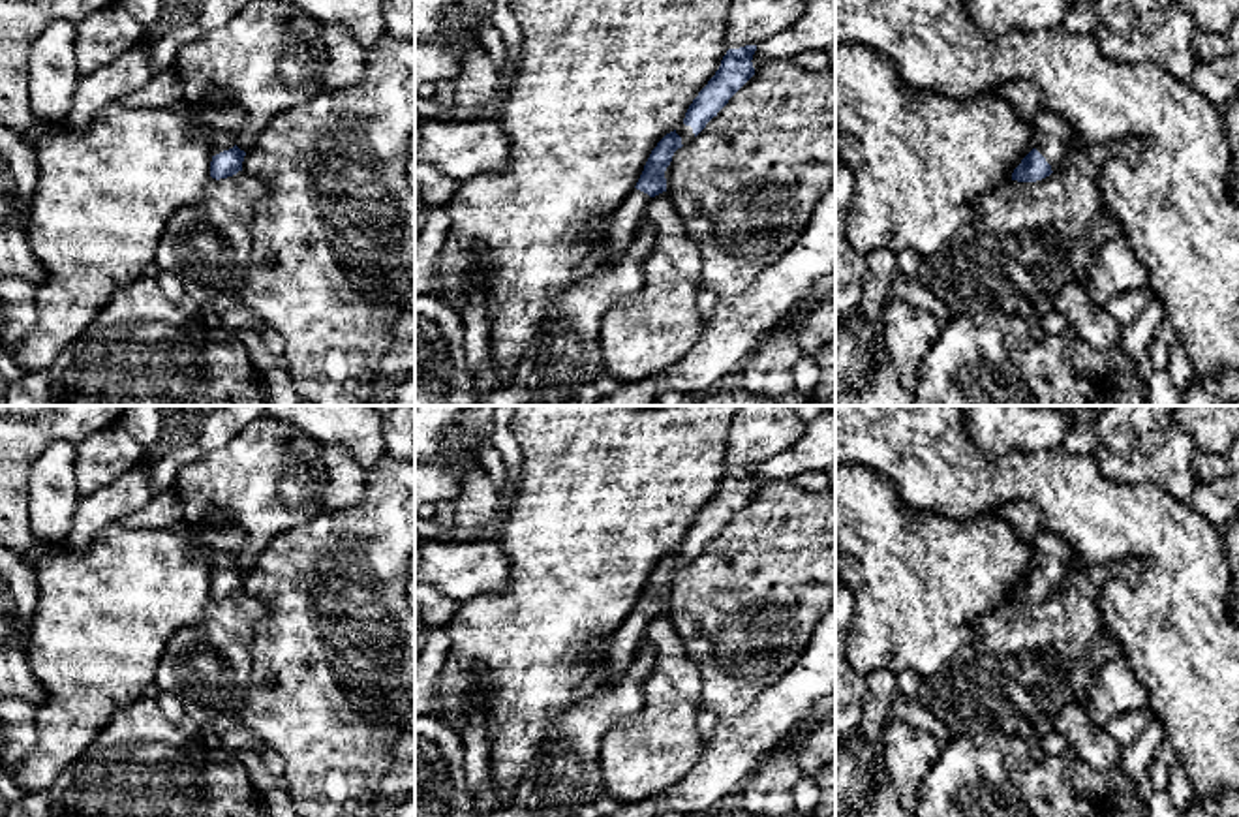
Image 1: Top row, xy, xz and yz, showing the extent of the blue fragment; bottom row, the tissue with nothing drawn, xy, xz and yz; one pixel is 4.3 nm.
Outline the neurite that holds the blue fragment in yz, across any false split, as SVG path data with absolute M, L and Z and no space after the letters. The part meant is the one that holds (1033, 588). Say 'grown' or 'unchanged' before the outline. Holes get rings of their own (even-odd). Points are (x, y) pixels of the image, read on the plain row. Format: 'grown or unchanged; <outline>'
grown; M1042 528L1031 543L1034 569L1014 590L1012 601L1036 603L1049 597L1072 573L1085 569L1066 541Z

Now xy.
grown; M238 526L205 530L188 545L210 563L210 597L220 601L242 592L246 573L237 567L238 554L246 545L246 533Z

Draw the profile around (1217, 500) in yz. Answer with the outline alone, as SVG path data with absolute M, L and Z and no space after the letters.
M1239 471L1200 481L1188 503L1222 530L1239 509Z

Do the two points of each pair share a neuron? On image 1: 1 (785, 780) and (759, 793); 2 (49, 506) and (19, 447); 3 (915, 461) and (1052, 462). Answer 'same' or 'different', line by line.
1: same
2: different
3: same

